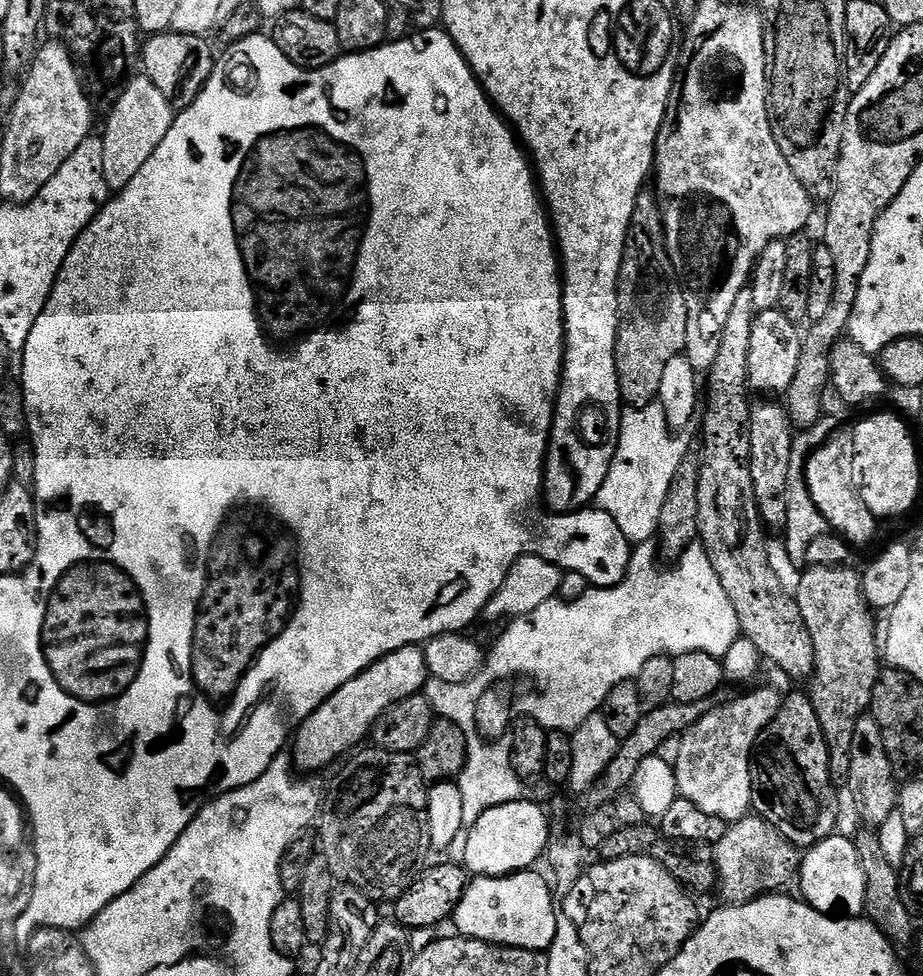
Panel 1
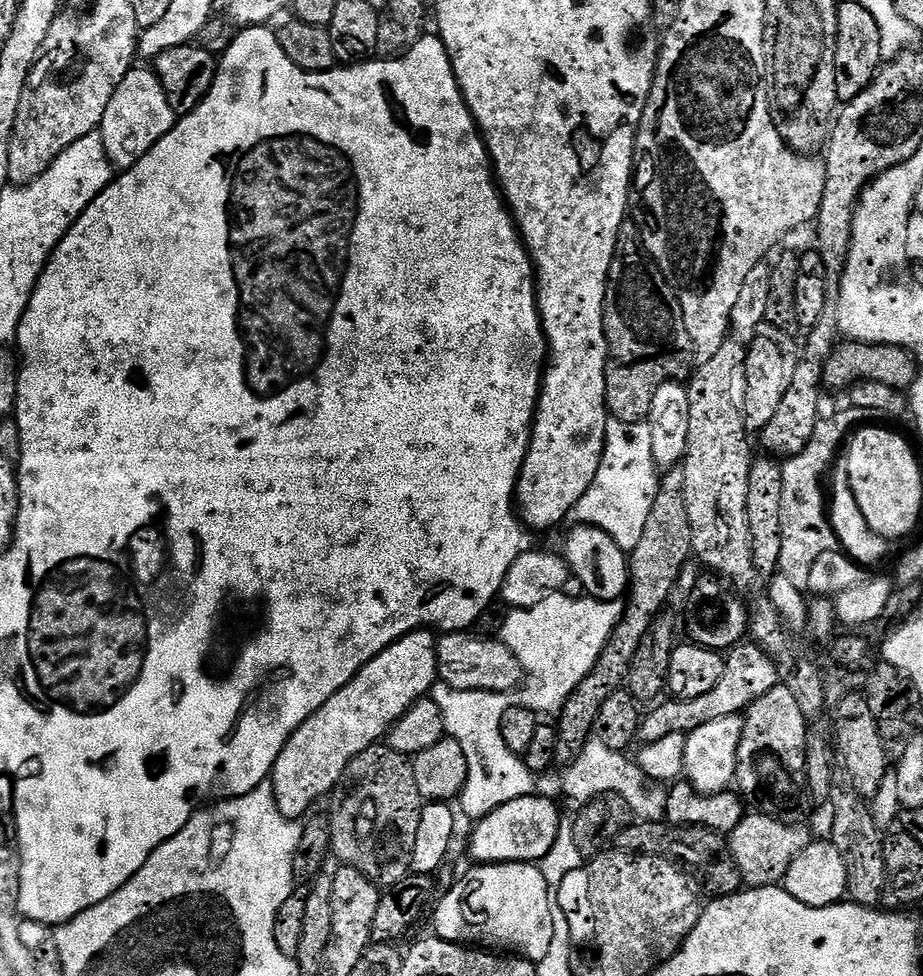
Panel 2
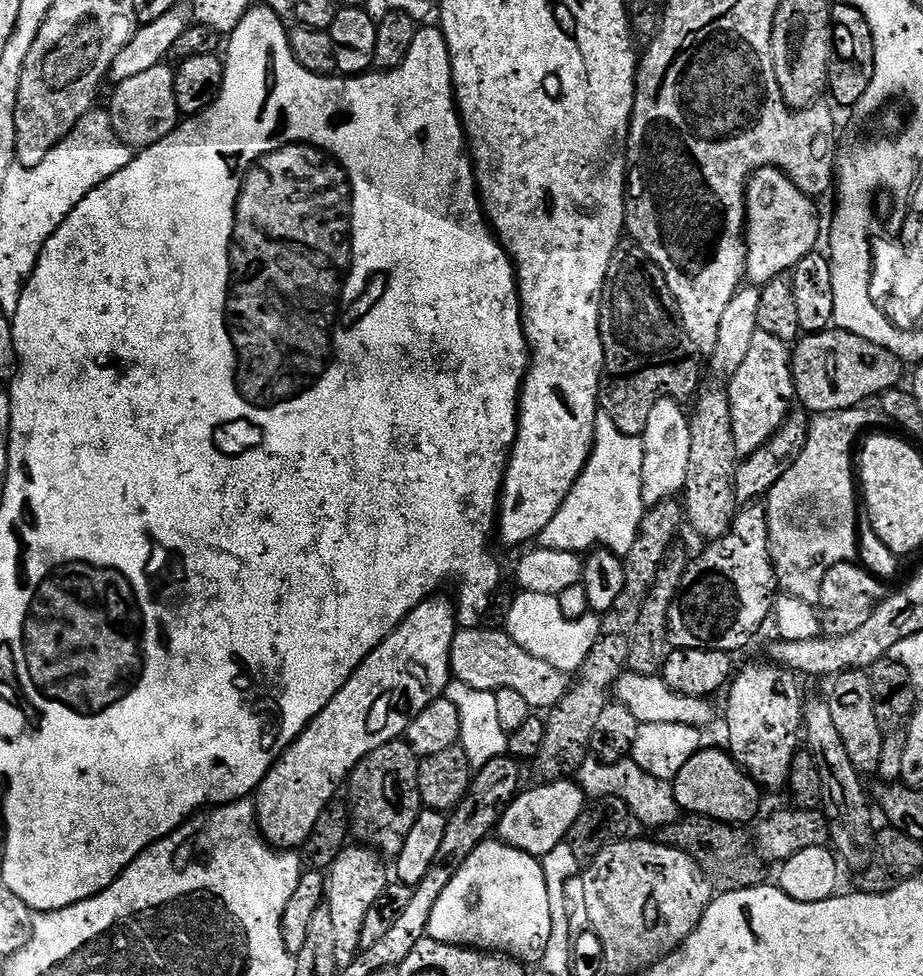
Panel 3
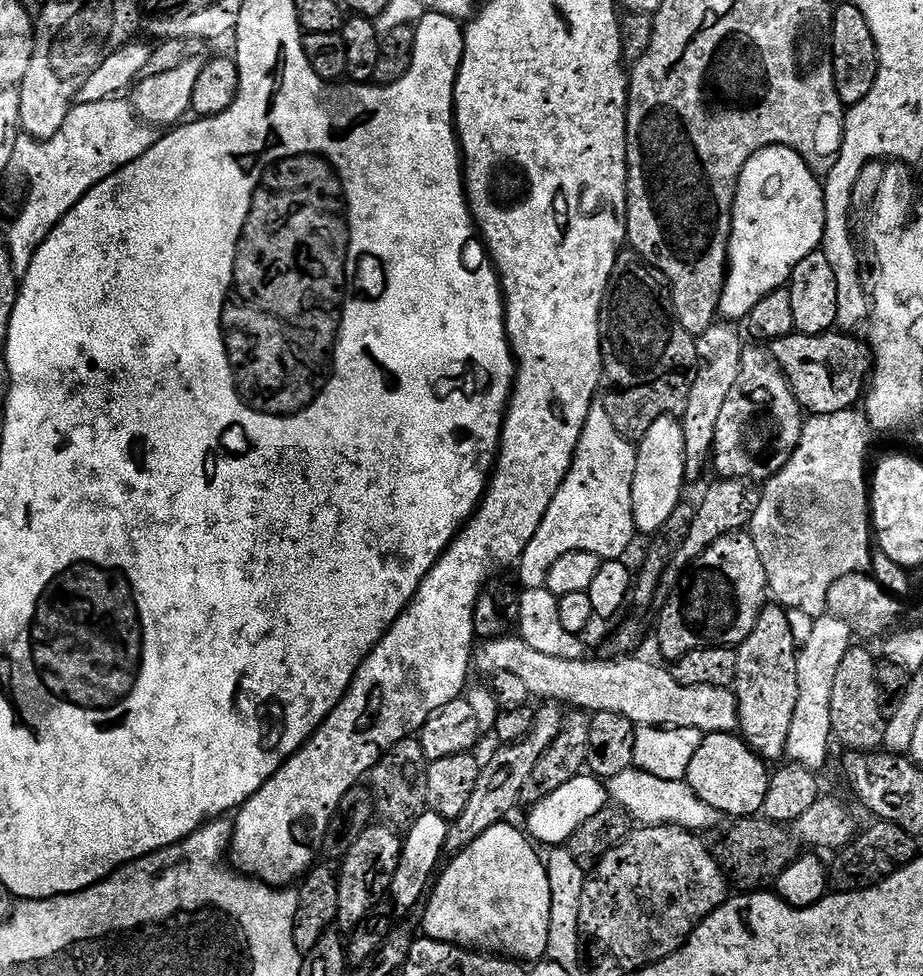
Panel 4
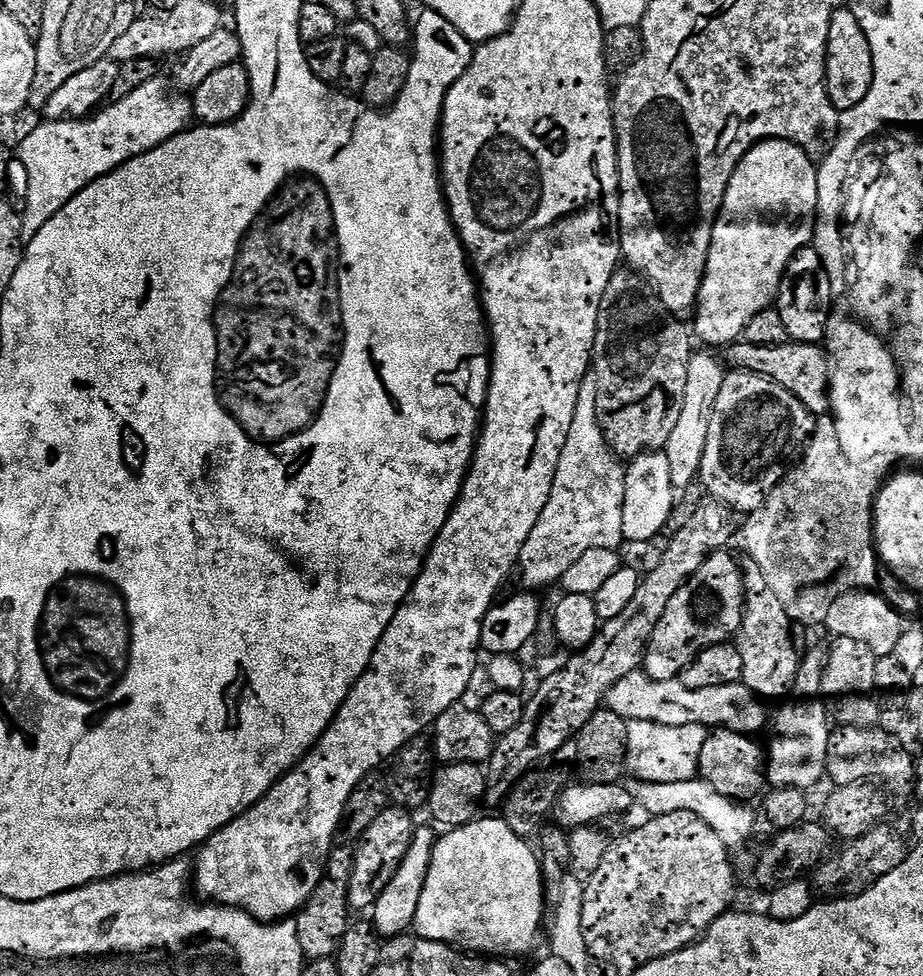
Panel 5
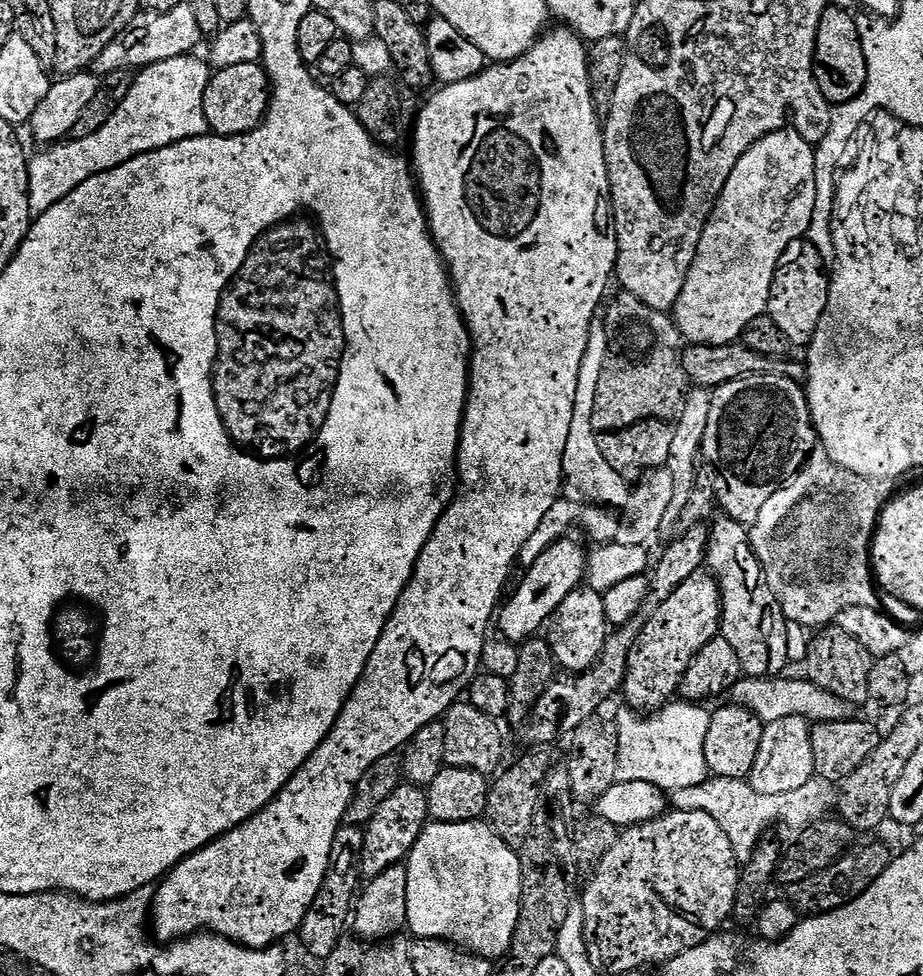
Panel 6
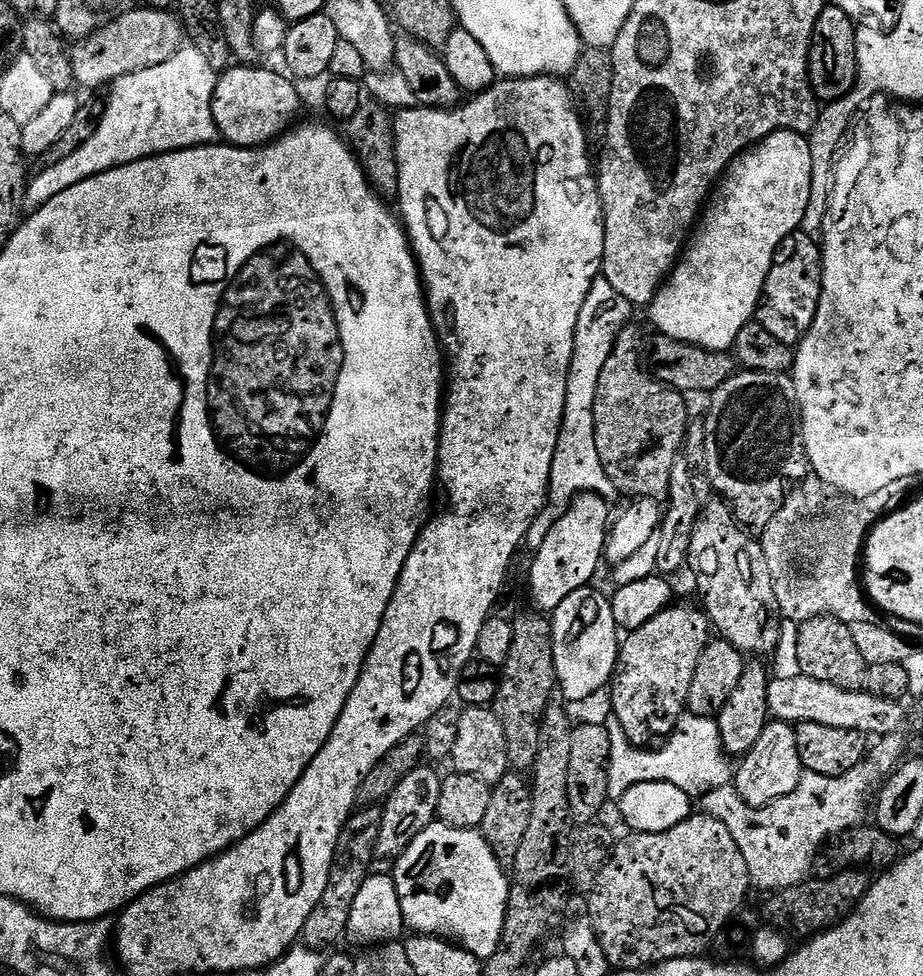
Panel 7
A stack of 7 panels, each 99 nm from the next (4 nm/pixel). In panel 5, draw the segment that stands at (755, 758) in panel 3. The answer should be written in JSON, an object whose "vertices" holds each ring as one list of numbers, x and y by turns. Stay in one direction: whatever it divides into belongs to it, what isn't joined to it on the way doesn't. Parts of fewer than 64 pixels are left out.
{"vertices":[[749,563,747,567,744,572,744,621,738,633,744,675,742,682,755,696,761,698,768,698,771,692,787,697,793,691,802,659,801,653,796,653,796,644,792,641,794,624,778,598,774,598,774,590,766,586,762,570,758,570,754,563]]}

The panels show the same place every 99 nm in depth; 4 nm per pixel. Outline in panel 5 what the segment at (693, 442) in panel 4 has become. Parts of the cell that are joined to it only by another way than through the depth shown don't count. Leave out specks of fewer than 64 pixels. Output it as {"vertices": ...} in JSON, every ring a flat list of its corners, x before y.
{"vertices":[[697,351,692,357,686,374,686,394,682,398,682,415,674,425,674,434,670,434,667,456,670,460,670,478,676,490,688,488,697,483,702,466,702,454,706,450,706,440,709,437,710,418,718,400,719,391,726,375,721,361,704,352]]}

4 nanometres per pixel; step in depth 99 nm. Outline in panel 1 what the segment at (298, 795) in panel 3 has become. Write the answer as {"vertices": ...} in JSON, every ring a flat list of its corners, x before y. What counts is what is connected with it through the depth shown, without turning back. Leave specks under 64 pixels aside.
{"vertices":[[414,644,374,662,363,672,359,672,353,680,341,686,330,699,319,704,310,715,303,717,291,745,291,759,294,764,296,759,297,766,304,771,301,773,316,774,312,772,334,763,343,752,351,753,360,746,355,744,366,740,372,726,378,722,378,718,387,708,397,704,399,700,417,695,428,679,424,649]]}

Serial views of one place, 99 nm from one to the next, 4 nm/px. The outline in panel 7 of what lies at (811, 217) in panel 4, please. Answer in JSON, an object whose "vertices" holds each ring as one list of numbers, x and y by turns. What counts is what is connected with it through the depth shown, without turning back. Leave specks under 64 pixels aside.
{"vertices":[[775,132,760,141,760,143,753,144,745,152,741,152,732,161,728,171,720,177,714,189,714,195,707,201,706,207,699,217,698,227,695,229,694,235,689,239,680,259,676,261,676,267,669,272,667,280,657,290,652,303,647,305,646,312,648,312,649,318,652,319,653,326,657,328,655,331,659,335,669,336,678,342,693,344,699,348,704,348,708,352,727,352,735,345,738,338,738,330,742,330,742,326,753,323,756,307,760,305,760,295,764,289,766,278,770,274,770,266,774,262,776,251,780,249,787,236,792,235,793,232,801,227,807,206,810,205,812,176,808,139,807,135,798,132]]}

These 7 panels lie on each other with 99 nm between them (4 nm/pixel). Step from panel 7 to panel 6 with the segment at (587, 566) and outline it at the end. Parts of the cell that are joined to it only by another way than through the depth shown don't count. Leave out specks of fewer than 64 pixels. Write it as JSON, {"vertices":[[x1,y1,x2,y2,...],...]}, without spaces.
{"vertices":[[570,536,561,537,548,547,527,567,527,574,510,602,499,609,496,616,499,635,515,644,535,637,537,631,559,611,565,598,581,587,586,576,587,557,587,551,584,552,581,544]]}

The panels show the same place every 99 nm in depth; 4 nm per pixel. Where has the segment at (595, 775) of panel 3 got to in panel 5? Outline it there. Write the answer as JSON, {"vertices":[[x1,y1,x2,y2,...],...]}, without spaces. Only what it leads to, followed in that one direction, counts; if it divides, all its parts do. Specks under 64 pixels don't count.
{"vertices":[[693,778,682,782,650,782,637,783,634,788,634,800,637,805,648,811,649,817,665,816,666,814,674,814,675,812,688,812,692,816,697,816,707,824,708,829,718,838,722,838,722,842,726,846,732,844,740,844,736,846,744,846,748,839,752,840,755,826,755,811,749,807,747,803,737,802,726,798,722,794,718,794,718,790,714,790,708,784,699,778]]}

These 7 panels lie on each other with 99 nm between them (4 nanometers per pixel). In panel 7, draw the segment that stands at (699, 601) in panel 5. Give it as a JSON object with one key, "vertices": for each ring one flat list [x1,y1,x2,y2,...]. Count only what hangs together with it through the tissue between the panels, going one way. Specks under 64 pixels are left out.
{"vertices":[[678,604,663,608,641,628,631,629,623,637,620,646,618,671,610,685,611,711,622,724,622,730,628,736,629,742,637,746,651,745,651,740,656,740,659,736,667,738,676,731,676,721,686,712,690,682,694,682,694,670,698,666,700,652,710,639,708,613,699,607,696,609,688,604]]}

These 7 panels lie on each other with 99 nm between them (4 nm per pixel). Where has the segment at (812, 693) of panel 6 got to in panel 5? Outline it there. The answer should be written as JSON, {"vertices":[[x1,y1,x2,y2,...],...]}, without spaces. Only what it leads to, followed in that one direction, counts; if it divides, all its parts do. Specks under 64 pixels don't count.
{"vertices":[[642,670,626,674,622,682,618,682,606,697,606,708,627,722,641,720,642,722,658,723,662,726,694,726,700,724,705,730,718,728,729,728,732,732,743,732,745,734,757,734,764,728,764,723,769,723,770,712,764,709,765,701,755,696,743,682,739,684,727,684,726,686,706,686,706,690,690,690,682,686,679,679,655,680,650,678]]}

